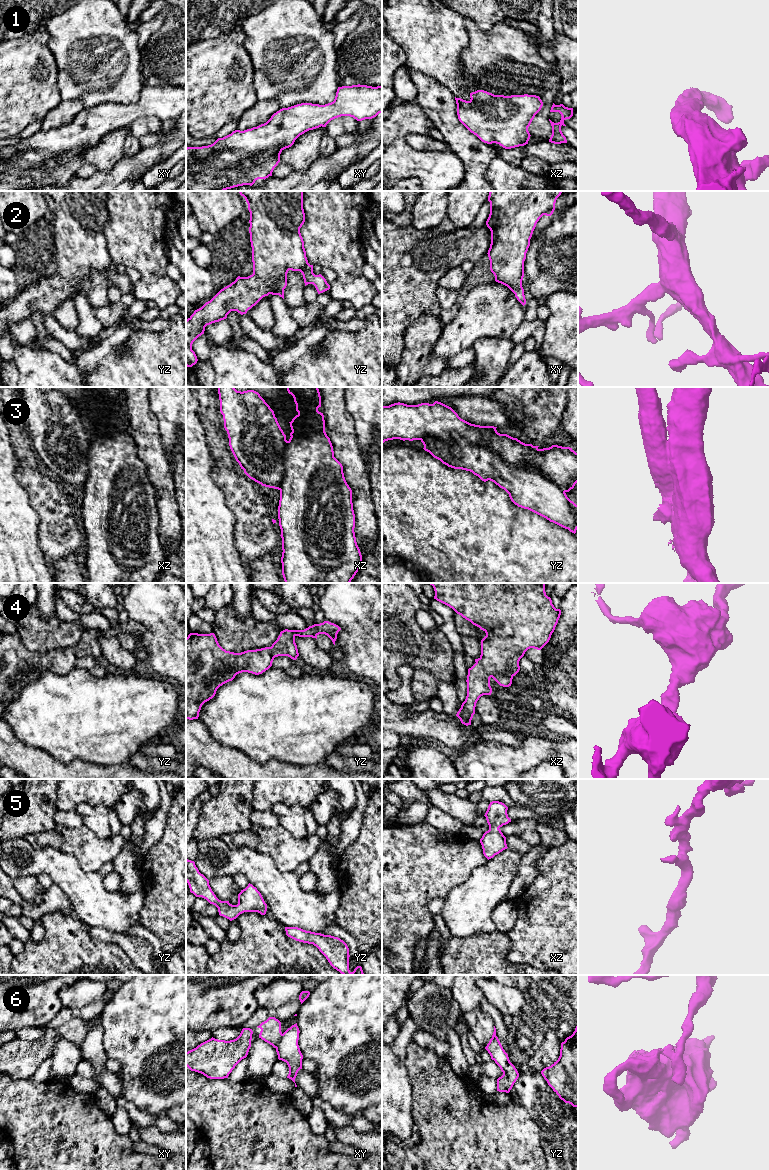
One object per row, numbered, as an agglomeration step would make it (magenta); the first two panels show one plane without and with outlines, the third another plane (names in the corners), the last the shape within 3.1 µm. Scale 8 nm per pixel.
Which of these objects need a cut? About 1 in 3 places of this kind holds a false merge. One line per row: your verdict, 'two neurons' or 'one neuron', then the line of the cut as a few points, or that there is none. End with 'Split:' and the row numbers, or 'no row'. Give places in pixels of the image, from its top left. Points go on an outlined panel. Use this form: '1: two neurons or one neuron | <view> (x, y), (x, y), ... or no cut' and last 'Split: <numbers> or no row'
1: one neuron | no cut
2: one neuron | no cut
3: one neuron | no cut
4: one neuron | no cut
5: one neuron | no cut
6: two neurons | xy (283, 1034), (275, 1047)
Split: 6

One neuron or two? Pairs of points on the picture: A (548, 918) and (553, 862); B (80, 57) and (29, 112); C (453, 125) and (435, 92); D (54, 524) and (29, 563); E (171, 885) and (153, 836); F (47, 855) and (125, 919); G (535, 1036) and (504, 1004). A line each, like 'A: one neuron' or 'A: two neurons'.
A: one neuron
B: two neurons
C: one neuron
D: two neurons
E: two neurons
F: one neuron
G: two neurons

